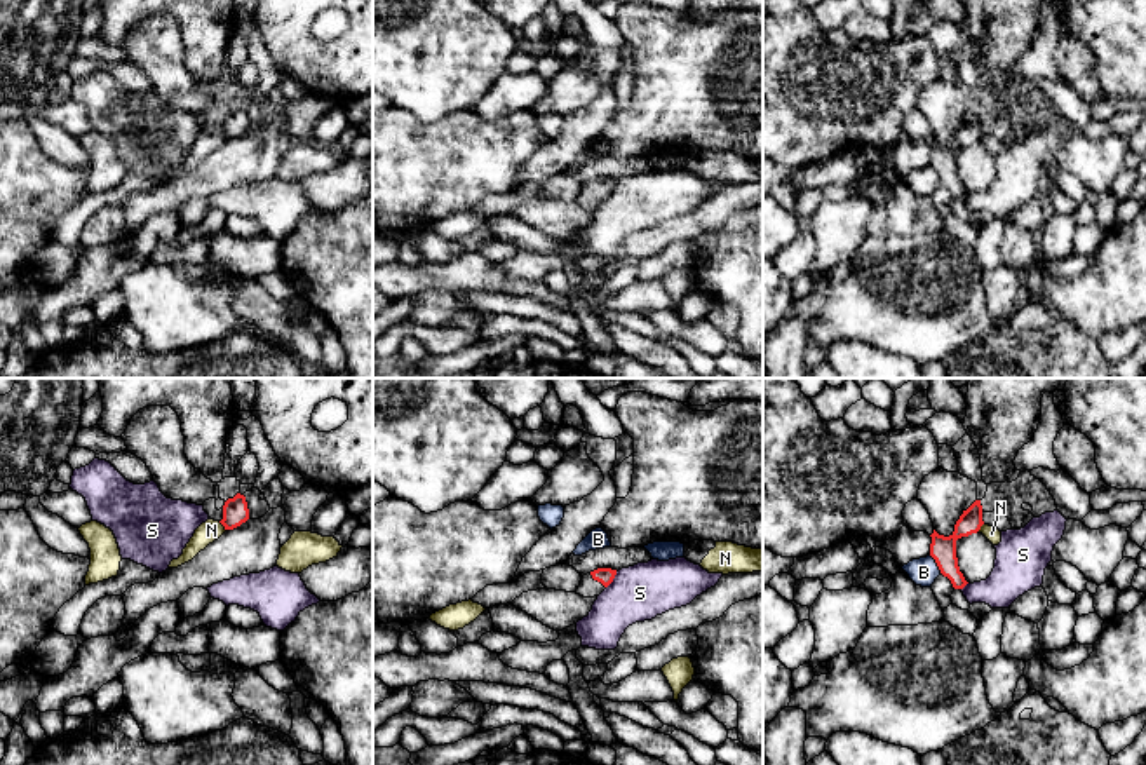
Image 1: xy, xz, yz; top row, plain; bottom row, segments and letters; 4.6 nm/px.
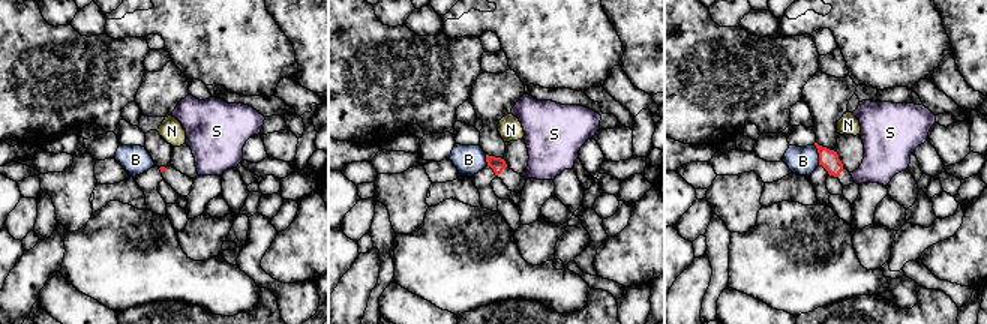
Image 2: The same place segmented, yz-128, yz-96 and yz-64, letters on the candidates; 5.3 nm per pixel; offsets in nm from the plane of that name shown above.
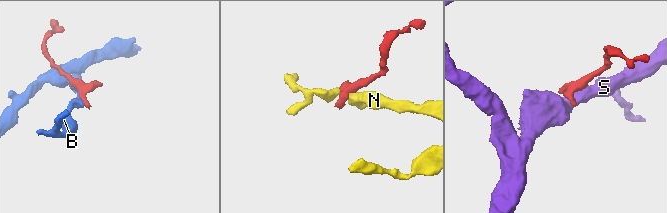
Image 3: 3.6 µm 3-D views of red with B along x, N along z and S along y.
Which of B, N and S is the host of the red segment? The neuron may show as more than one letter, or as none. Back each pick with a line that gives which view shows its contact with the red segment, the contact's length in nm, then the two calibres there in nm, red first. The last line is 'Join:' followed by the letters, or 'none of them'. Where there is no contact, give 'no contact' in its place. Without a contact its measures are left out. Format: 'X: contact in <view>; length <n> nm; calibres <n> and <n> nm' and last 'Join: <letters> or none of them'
Join: none of them

